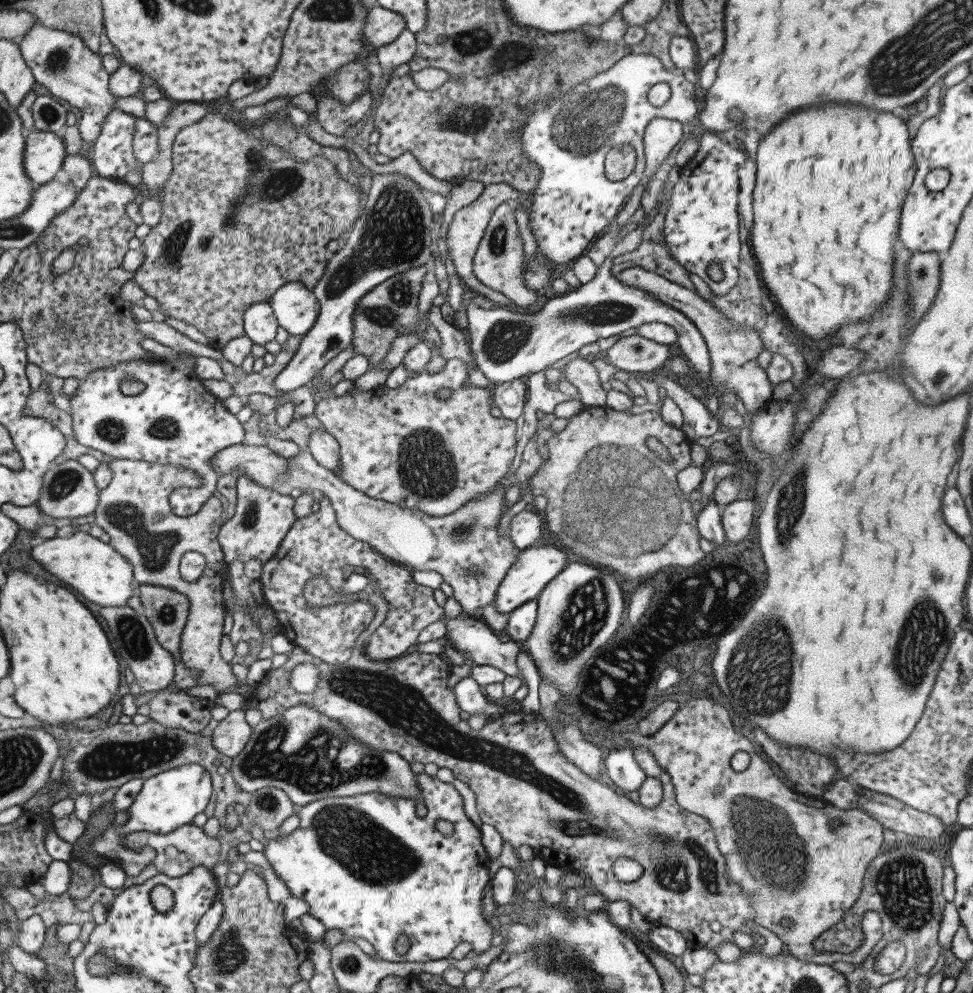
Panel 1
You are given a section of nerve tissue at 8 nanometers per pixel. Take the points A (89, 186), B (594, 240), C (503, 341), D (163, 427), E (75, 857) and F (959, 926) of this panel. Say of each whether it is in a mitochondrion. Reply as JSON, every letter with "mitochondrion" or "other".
{"A":"other","B":"other","C":"mitochondrion","D":"mitochondrion","E":"other","F":"other"}

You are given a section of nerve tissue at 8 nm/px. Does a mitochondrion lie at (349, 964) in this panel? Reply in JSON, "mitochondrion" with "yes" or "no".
{"mitochondrion":"yes"}

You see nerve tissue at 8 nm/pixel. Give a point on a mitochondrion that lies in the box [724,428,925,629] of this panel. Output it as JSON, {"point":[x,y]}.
{"point":[790,505]}

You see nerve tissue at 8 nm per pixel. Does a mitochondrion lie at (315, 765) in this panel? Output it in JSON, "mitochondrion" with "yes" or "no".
{"mitochondrion":"yes"}

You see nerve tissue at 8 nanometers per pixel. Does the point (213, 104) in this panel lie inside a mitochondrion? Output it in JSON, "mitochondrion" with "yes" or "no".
{"mitochondrion":"no"}

